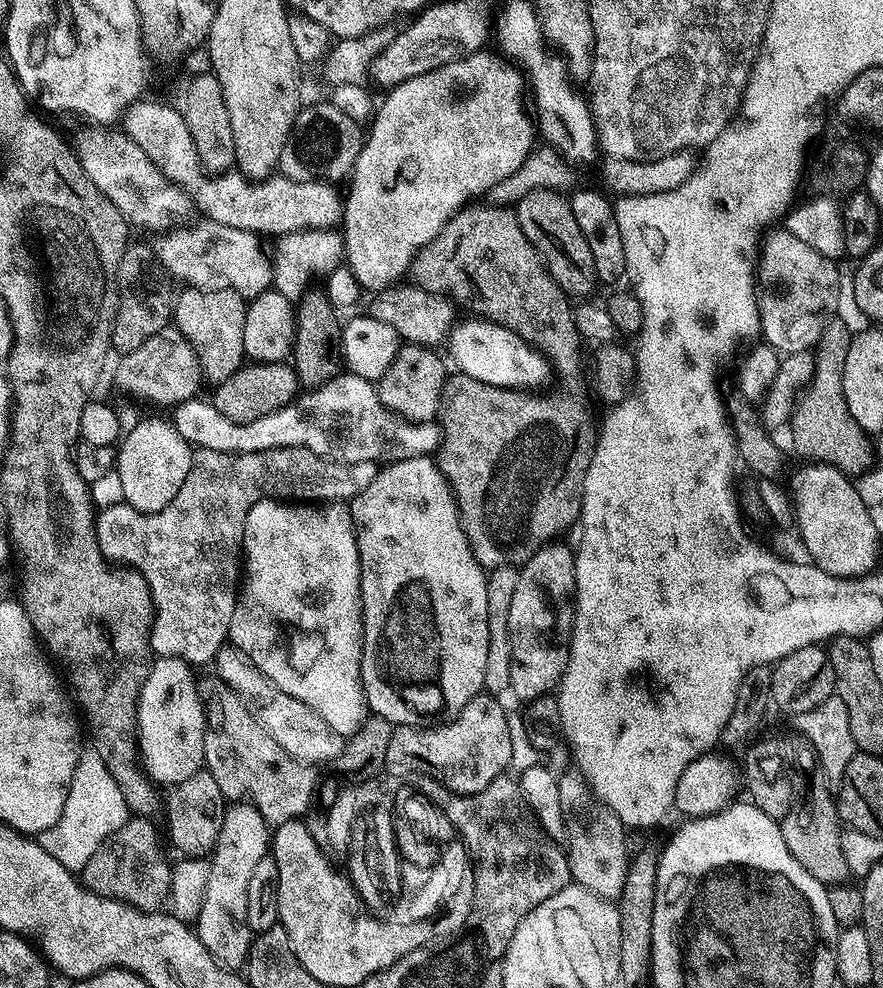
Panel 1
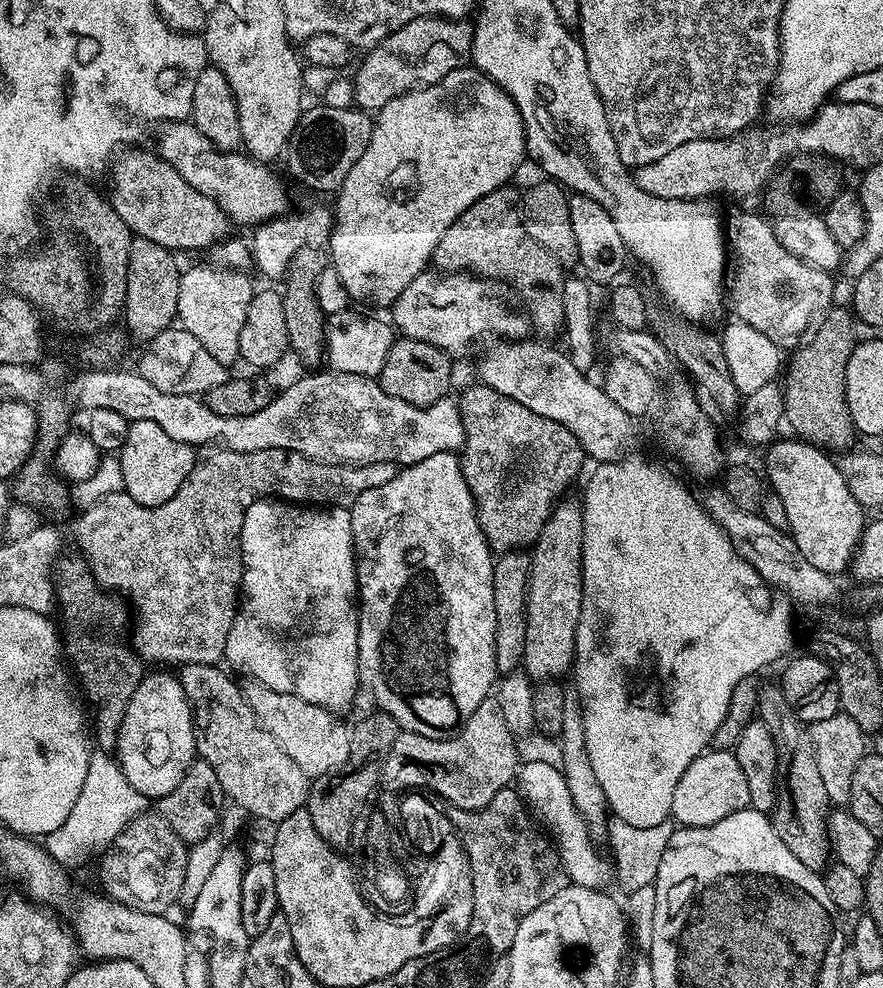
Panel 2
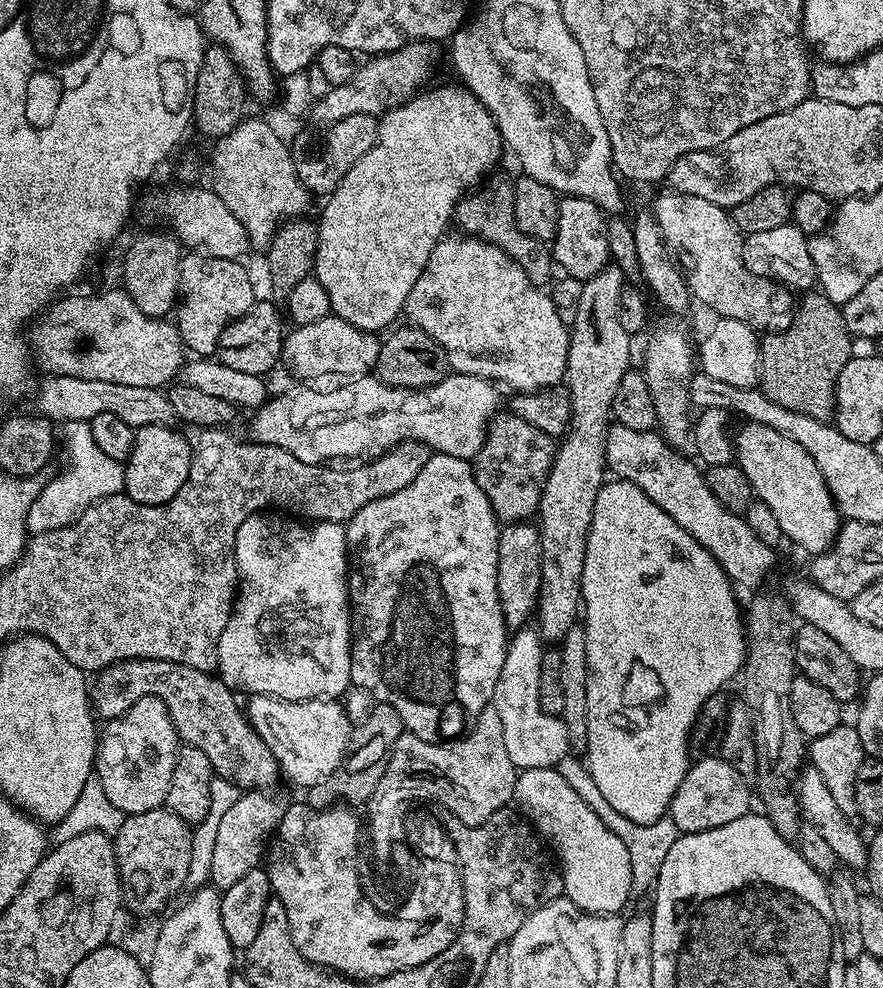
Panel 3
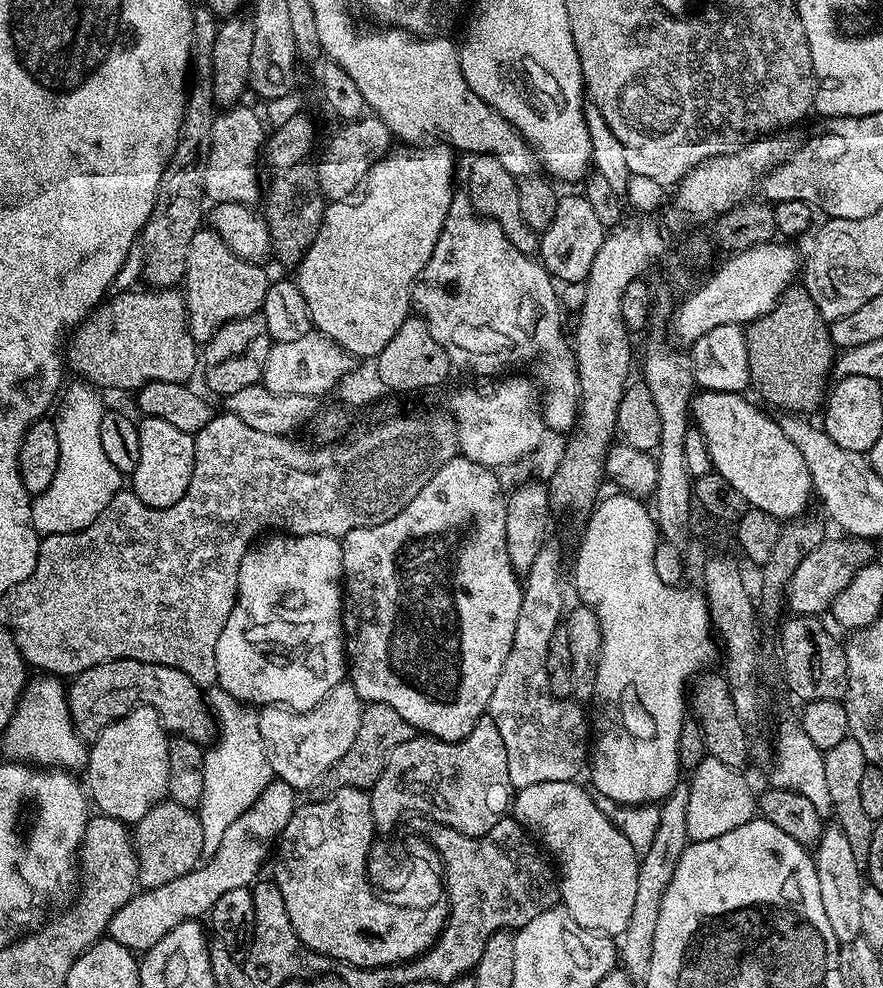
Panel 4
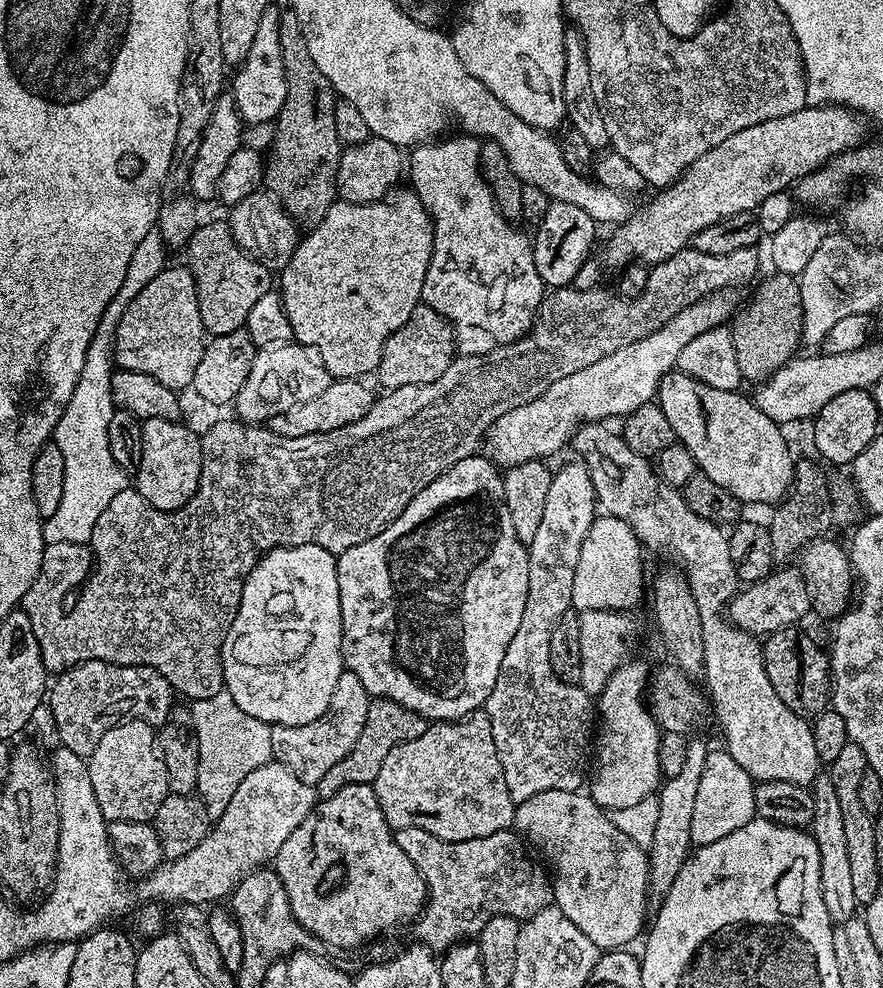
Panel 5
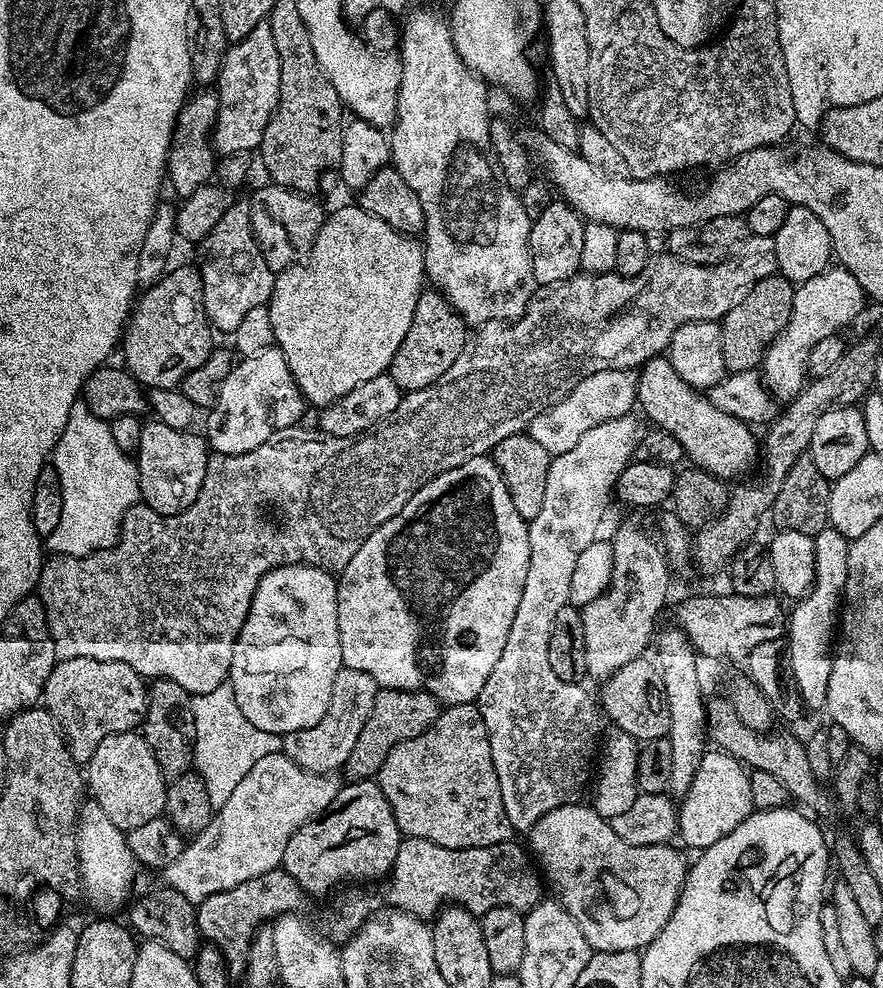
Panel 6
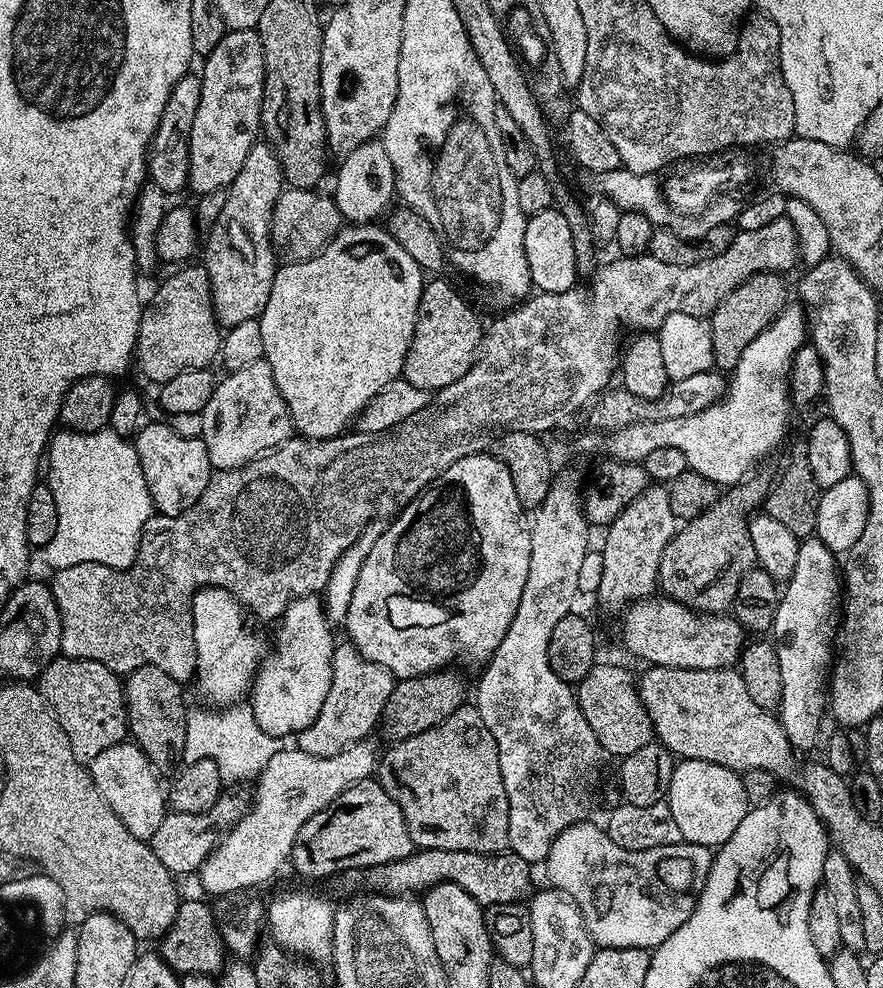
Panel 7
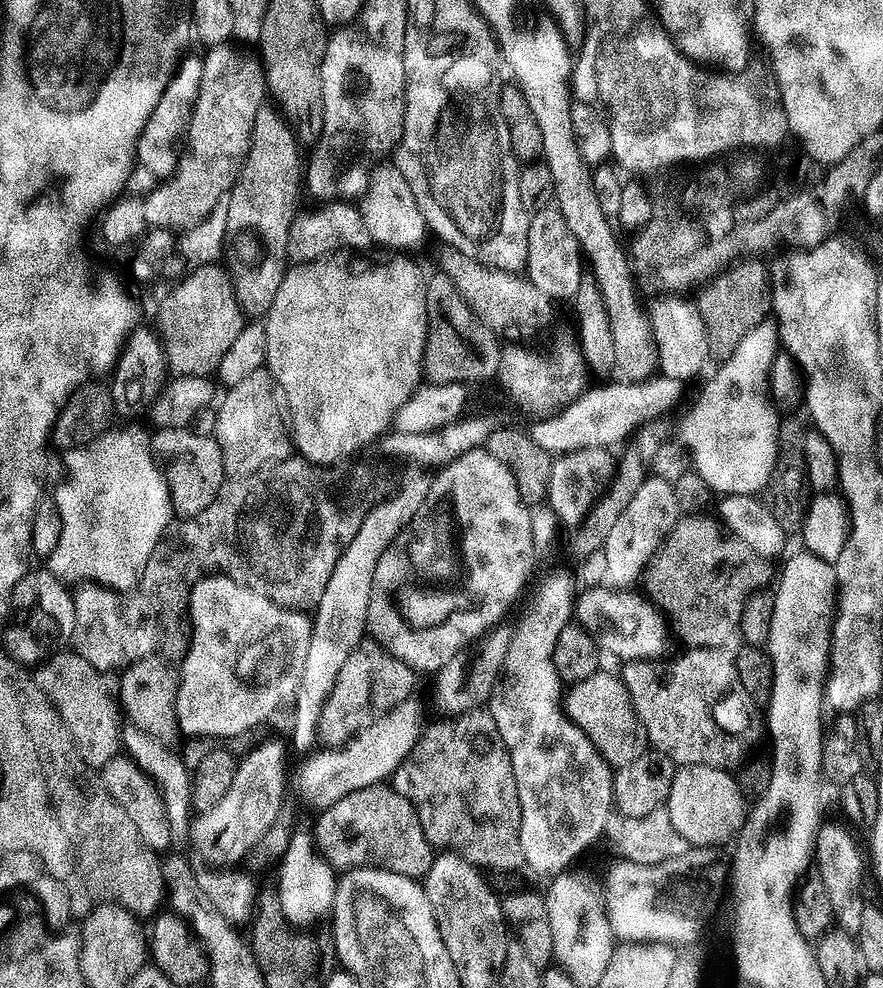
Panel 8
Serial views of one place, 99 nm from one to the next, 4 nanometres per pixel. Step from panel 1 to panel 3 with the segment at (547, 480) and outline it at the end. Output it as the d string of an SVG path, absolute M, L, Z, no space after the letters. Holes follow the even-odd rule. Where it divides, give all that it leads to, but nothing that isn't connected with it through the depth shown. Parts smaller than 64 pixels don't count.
M500 414L493 419L482 450L474 458L474 471L478 486L482 486L482 494L490 498L497 520L504 524L518 524L531 521L539 513L540 499L556 450L553 437L521 417Z

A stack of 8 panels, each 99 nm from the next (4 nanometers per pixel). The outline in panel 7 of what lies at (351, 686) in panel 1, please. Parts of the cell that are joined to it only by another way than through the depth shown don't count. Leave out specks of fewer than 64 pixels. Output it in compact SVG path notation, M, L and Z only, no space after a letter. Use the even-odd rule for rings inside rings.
M316 594L297 596L284 607L279 620L280 645L260 661L250 691L250 709L266 734L290 738L311 726L322 702L326 702L326 694L330 694L333 625Z

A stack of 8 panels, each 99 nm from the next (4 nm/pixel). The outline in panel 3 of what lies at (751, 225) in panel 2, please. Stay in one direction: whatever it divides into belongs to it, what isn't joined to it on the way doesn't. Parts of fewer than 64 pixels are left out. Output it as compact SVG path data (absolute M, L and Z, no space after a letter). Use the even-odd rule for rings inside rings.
M664 190L650 205L650 211L664 235L664 243L692 256L692 269L686 272L688 291L713 308L717 317L746 322L760 334L785 332L792 325L793 293L767 276L756 275L744 263L745 237L732 221L729 209L706 202L706 198L694 198L694 194Z

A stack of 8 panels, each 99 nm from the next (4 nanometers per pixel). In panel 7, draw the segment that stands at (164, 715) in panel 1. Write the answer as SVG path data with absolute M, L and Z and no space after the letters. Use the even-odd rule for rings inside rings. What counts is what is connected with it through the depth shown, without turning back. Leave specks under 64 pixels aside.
M135 742L115 744L102 750L102 754L92 760L90 771L94 786L98 786L110 810L114 810L118 818L122 818L126 830L130 830L134 838L151 841L154 830L158 830L166 811L166 792L163 787L160 789L161 777L144 751Z

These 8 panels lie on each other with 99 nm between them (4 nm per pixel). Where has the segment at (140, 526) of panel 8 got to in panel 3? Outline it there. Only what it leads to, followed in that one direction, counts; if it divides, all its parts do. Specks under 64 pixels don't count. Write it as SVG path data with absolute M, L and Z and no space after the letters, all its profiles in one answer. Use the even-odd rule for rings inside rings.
M68 420L63 423L62 434L64 436L64 454L67 468L53 479L50 478L36 493L35 499L29 501L27 508L27 528L31 535L49 533L50 530L62 529L72 525L90 508L106 497L119 495L124 489L123 463L114 458L109 458L94 443L94 434L90 431L90 422L85 420Z

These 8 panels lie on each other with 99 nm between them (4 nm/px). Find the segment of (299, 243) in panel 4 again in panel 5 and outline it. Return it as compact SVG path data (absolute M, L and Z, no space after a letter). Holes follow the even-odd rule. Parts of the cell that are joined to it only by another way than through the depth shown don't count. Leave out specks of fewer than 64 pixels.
M291 10L280 13L278 42L282 45L282 70L286 70L286 102L274 121L276 133L271 147L266 152L264 184L267 191L280 199L282 206L291 214L297 225L311 230L322 222L322 218L326 218L326 210L330 210L330 206L338 199L336 179L342 151L338 126L334 122L338 97L330 86L326 74L322 74L322 70L318 70L318 65L314 63L310 49L306 47L306 34L302 34L302 22L298 22L298 14Z

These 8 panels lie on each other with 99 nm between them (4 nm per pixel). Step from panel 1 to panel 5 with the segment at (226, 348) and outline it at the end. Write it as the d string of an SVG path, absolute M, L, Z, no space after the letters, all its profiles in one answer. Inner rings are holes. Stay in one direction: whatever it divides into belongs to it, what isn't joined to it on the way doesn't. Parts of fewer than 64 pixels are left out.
M223 219L212 220L209 224L201 223L188 239L187 252L186 264L192 270L198 290L198 310L202 314L205 333L209 337L221 336L244 328L250 309L258 303L262 294L273 287L273 273L243 252L238 242L234 242L234 234Z

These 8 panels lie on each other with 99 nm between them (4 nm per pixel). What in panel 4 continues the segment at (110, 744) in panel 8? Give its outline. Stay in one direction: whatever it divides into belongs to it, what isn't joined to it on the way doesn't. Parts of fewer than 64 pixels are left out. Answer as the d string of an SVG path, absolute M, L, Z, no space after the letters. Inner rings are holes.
M137 660L102 662L71 677L66 691L76 733L85 738L94 738L107 724L122 719L142 704L149 704L159 714L169 733L190 738L195 744L211 745L217 735L217 722L201 685L174 666Z

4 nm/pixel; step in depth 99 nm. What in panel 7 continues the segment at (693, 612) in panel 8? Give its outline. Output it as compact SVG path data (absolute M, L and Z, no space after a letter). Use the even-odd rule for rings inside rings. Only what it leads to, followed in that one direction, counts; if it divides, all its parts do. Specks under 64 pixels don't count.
M753 471L744 477L739 484L731 485L728 492L721 495L702 514L698 514L692 520L687 521L673 536L672 541L662 550L662 562L658 566L658 588L663 595L679 604L684 604L687 608L692 608L696 612L705 614L724 614L735 605L738 586L742 578L751 568L757 567L756 555L754 554L754 542L750 542L750 530L748 521L757 511L756 508L765 503L768 499L768 492L774 483L773 473Z

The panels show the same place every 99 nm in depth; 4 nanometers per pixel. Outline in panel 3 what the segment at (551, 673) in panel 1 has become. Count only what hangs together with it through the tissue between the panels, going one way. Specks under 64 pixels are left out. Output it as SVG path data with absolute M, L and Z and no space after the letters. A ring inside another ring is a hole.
M615 266L606 267L589 280L583 281L578 314L570 325L566 392L571 399L571 423L559 441L556 456L552 460L552 469L546 478L538 513L538 527L542 542L542 582L540 583L540 602L536 606L534 620L538 625L540 638L545 642L563 640L568 631L577 627L578 617L582 612L580 591L582 590L582 566L586 562L588 531L594 514L594 502L606 483L604 441L608 437L610 413L614 394L618 390L618 382L622 382L622 378L630 371L631 364L628 363L632 360L633 337L628 336L626 330L622 330L622 322L618 322L618 298L625 284L623 274Z

